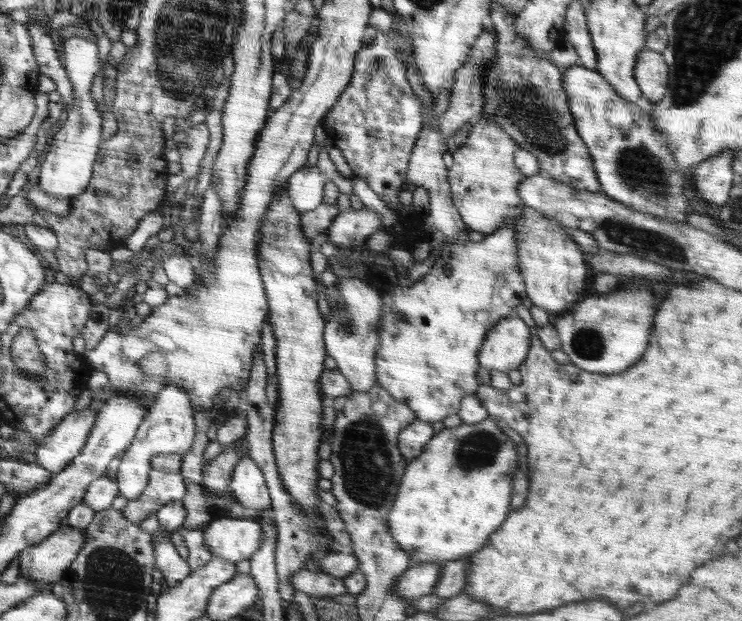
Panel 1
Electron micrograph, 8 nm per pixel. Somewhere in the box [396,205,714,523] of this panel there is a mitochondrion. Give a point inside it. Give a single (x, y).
(639, 238)

